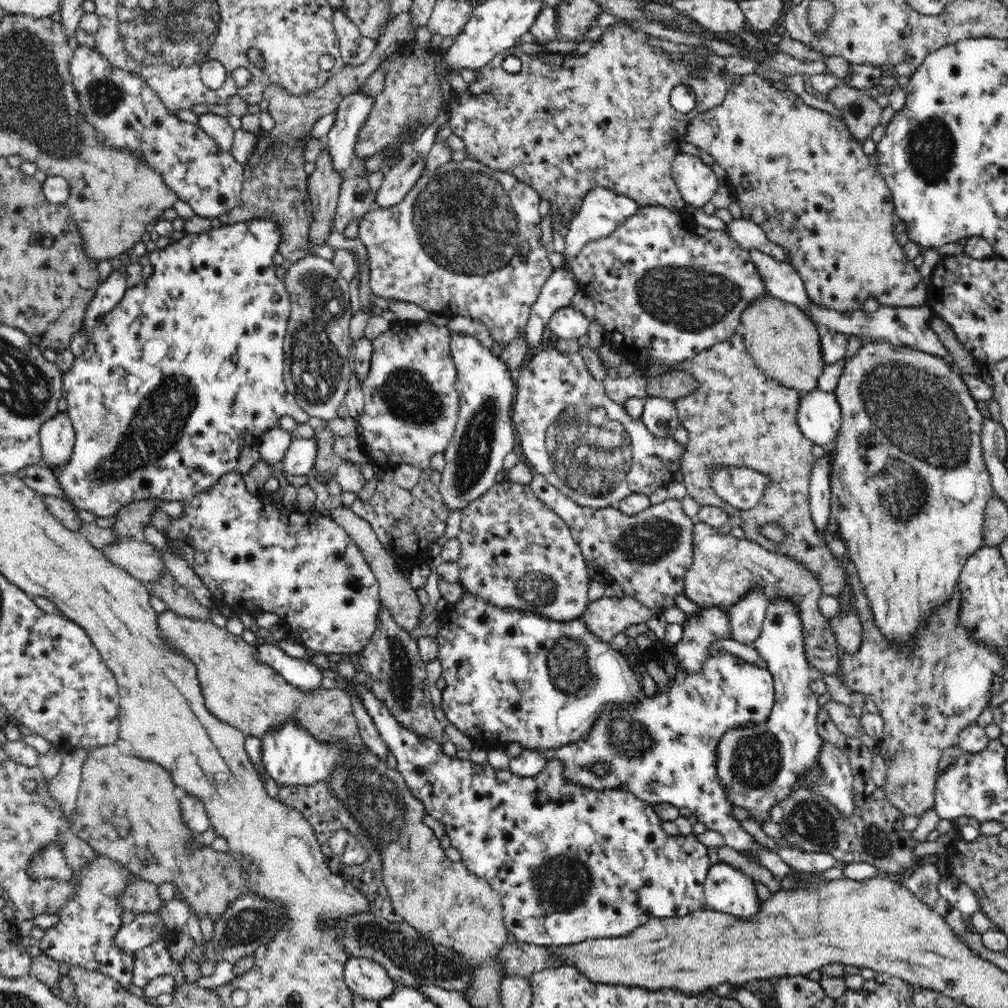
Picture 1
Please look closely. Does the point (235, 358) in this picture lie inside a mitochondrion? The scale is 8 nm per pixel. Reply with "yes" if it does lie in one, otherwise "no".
yes

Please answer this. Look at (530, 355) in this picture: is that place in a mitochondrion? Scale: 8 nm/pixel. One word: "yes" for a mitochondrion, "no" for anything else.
no

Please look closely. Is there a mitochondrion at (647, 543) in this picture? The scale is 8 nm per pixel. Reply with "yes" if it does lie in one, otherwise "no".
yes

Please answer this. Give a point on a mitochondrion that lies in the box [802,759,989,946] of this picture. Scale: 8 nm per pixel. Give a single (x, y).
(877, 842)

